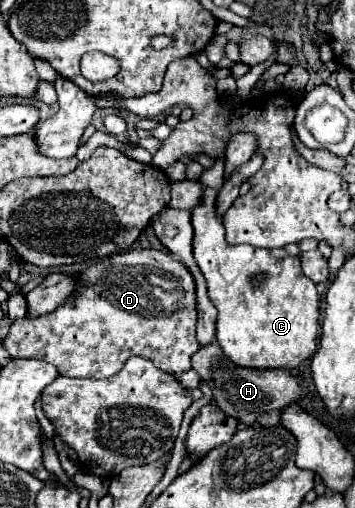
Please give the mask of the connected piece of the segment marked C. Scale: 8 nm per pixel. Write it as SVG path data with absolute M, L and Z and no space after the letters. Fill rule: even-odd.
M205 187L205 201L201 201L197 205L197 209L191 211L191 221L193 221L193 229L195 229L195 237L193 237L193 257L205 277L205 283L207 283L207 293L209 293L209 299L213 301L215 309L219 311L217 315L217 343L223 351L225 357L229 357L235 365L239 367L247 367L247 369L295 369L299 367L303 361L307 361L315 351L317 351L317 329L319 329L319 295L317 295L317 289L315 289L315 283L311 279L307 279L303 273L301 273L301 265L299 265L299 257L291 257L285 253L285 249L261 249L261 247L253 247L253 245L229 245L225 241L225 229L223 229L223 223L221 223L221 217L215 215L213 211L213 203L215 203L215 197L217 197L217 191ZM257 273L263 273L265 275L265 281L261 285L251 285L249 279L251 275L257 275Z

